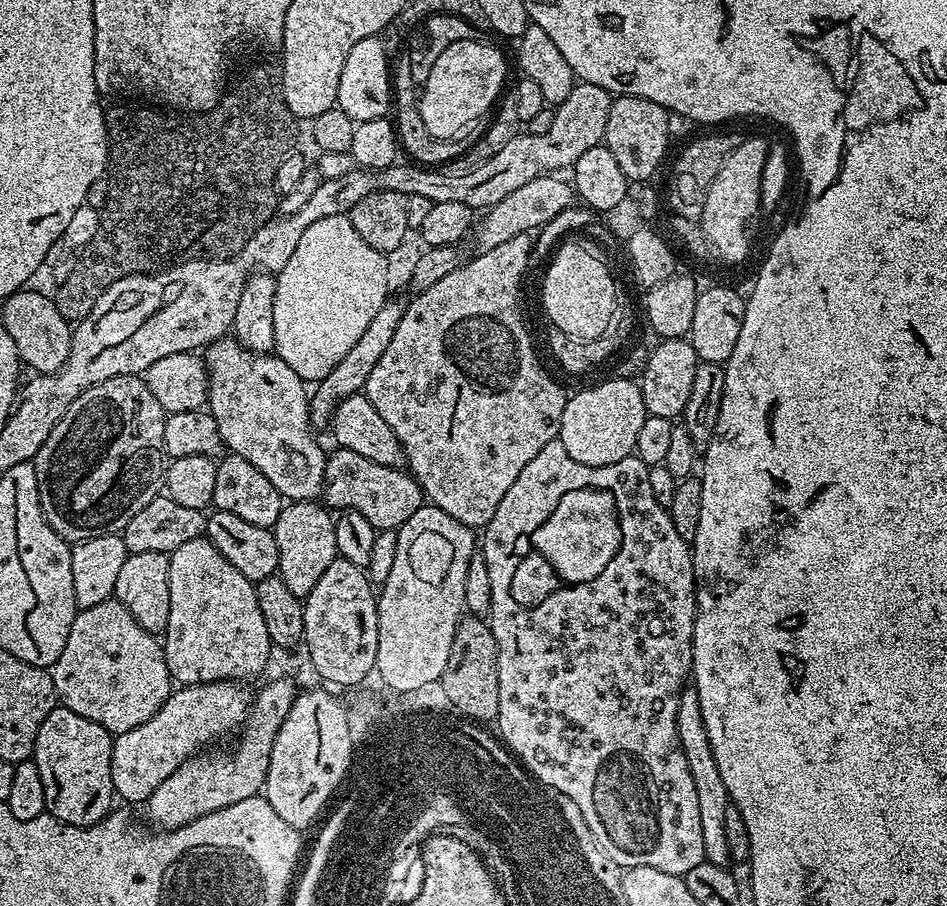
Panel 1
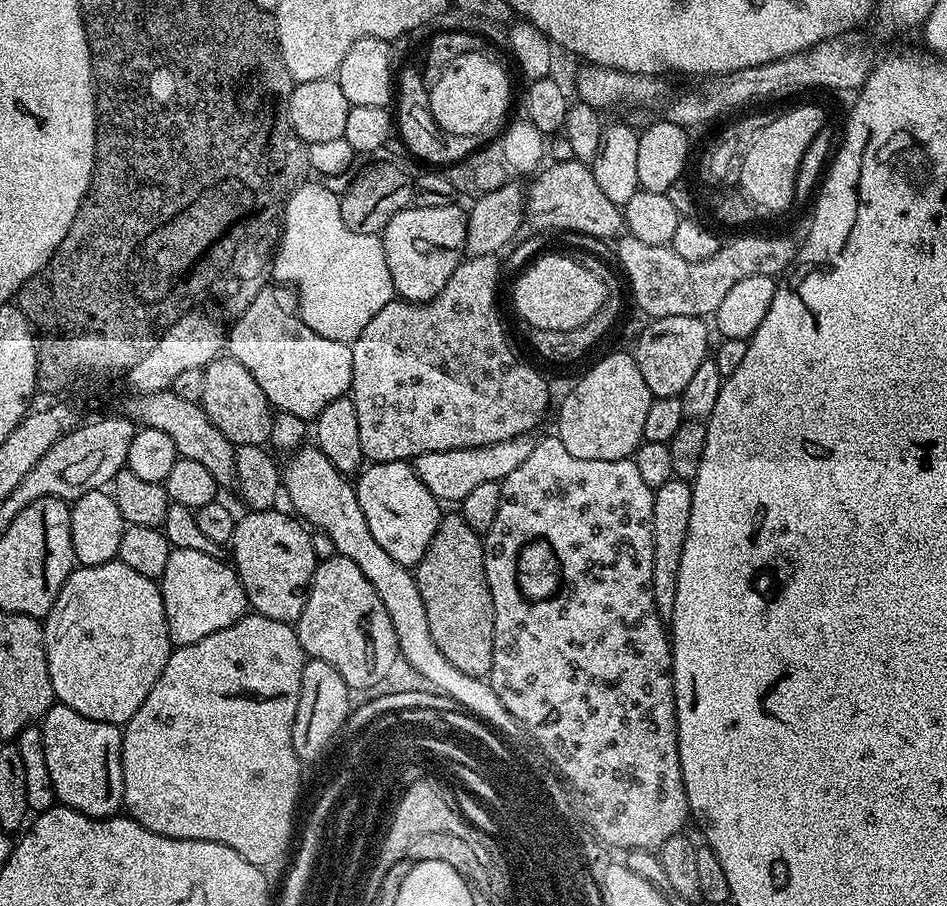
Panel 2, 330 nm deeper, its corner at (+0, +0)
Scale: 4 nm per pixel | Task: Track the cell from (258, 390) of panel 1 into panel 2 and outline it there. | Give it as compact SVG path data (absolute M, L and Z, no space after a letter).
M305 446L285 460L288 461L282 464L283 495L286 500L288 496L289 502L296 507L295 515L315 531L327 534L334 541L337 553L350 558L350 562L354 562L354 566L366 574L370 586L378 590L378 598L382 598L382 606L386 606L386 614L390 614L390 622L394 622L394 634L403 663L405 660L426 683L433 684L442 695L449 696L453 705L467 710L493 729L501 733L517 731L516 719L506 710L506 706L502 706L491 683L479 676L462 674L462 670L450 666L442 650L434 646L434 638L430 638L430 622L426 622L426 606L422 602L422 594L418 594L416 577L409 569L394 562L394 558L390 558L390 554L386 554L386 550L374 542L374 534L370 534L370 526L366 526L366 514L362 514L362 506L358 506L353 481L338 471L330 458L326 458L326 454L322 454L315 446Z

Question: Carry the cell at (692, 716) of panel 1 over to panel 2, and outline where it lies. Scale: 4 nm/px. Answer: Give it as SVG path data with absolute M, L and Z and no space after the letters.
M673 478L662 482L662 486L654 490L652 593L656 603L656 613L665 622L671 621L674 614L674 594L678 590L678 566L682 566L682 546L686 546L686 530L690 530L691 505L692 485L687 480Z

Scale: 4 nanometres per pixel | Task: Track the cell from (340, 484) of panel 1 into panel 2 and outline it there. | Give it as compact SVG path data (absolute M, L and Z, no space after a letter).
M515 436L506 442L498 442L481 448L463 448L462 450L434 450L430 454L418 454L411 461L412 469L418 474L422 486L434 494L434 498L441 502L453 500L459 502L471 494L482 482L503 482L505 478L530 454L533 441L528 438Z

